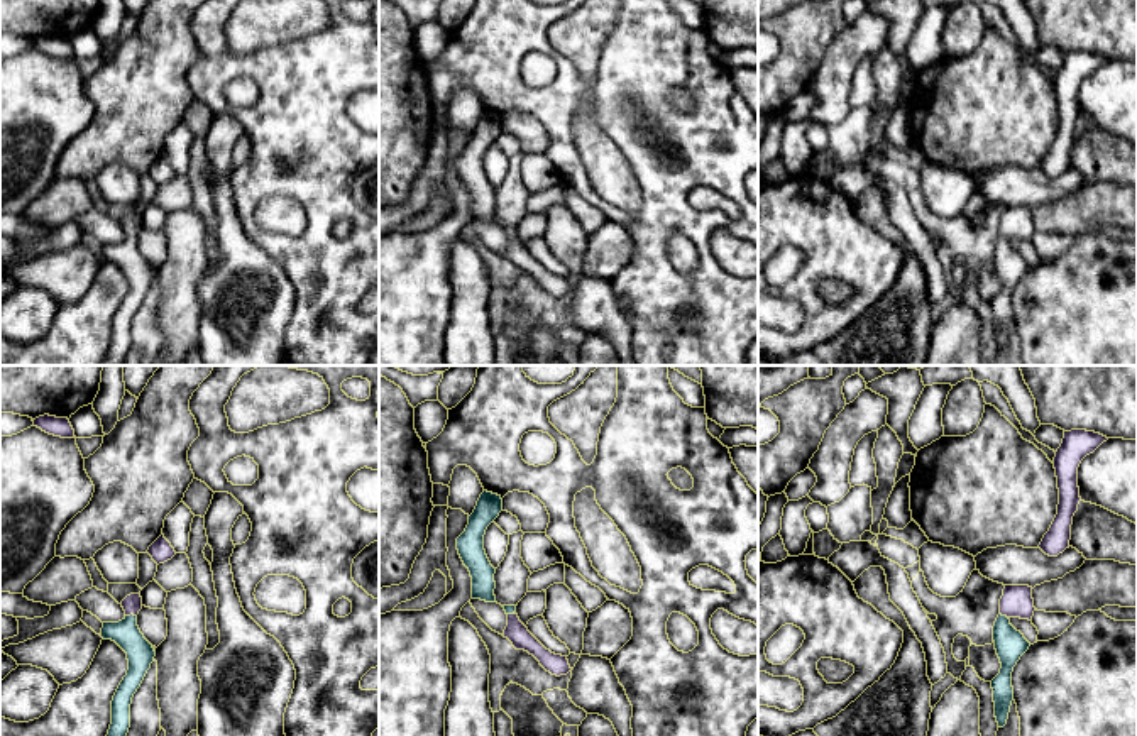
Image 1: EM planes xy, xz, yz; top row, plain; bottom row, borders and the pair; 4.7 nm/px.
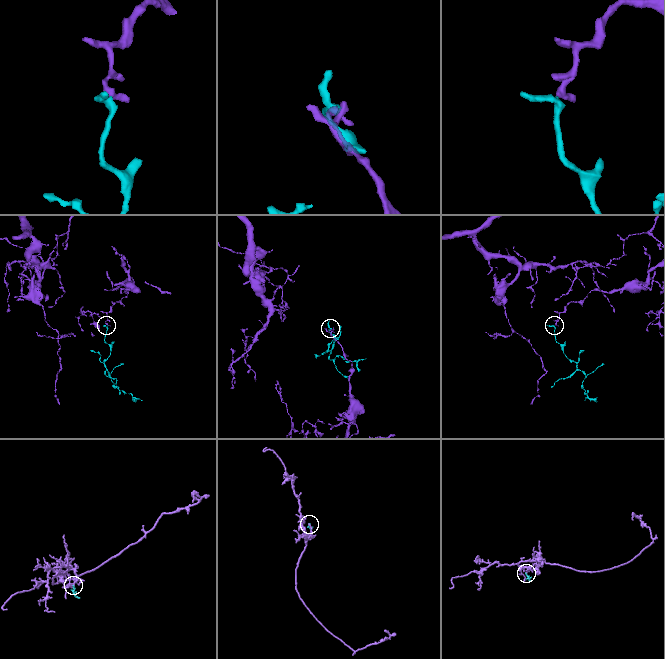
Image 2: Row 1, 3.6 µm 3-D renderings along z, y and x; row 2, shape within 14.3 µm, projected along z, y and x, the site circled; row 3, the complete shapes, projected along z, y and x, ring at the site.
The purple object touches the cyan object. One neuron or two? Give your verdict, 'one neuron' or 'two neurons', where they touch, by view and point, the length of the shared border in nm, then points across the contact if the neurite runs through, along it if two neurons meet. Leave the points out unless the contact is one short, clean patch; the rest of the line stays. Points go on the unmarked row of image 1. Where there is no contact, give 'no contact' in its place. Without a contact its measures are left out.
one neuron; contact xy (131, 234); length 60 nm; way xy (132, 225), (131, 234), (126, 254)

